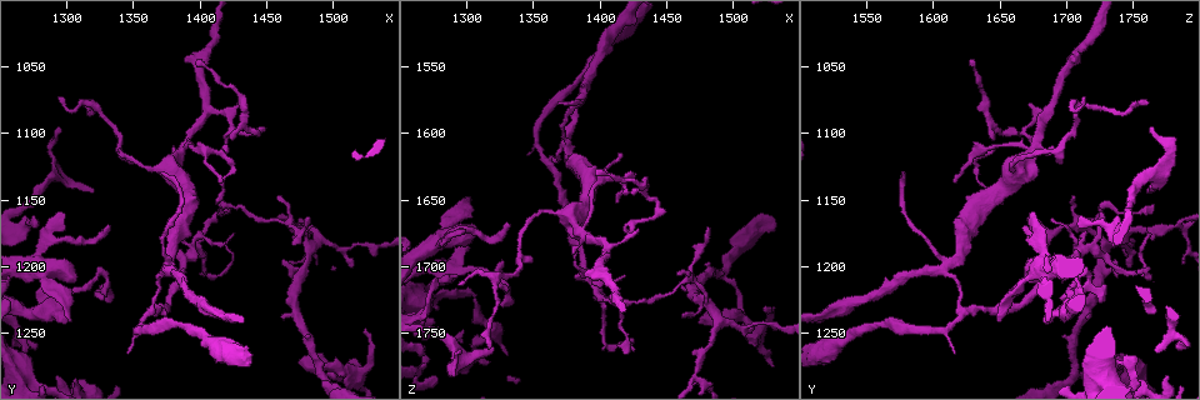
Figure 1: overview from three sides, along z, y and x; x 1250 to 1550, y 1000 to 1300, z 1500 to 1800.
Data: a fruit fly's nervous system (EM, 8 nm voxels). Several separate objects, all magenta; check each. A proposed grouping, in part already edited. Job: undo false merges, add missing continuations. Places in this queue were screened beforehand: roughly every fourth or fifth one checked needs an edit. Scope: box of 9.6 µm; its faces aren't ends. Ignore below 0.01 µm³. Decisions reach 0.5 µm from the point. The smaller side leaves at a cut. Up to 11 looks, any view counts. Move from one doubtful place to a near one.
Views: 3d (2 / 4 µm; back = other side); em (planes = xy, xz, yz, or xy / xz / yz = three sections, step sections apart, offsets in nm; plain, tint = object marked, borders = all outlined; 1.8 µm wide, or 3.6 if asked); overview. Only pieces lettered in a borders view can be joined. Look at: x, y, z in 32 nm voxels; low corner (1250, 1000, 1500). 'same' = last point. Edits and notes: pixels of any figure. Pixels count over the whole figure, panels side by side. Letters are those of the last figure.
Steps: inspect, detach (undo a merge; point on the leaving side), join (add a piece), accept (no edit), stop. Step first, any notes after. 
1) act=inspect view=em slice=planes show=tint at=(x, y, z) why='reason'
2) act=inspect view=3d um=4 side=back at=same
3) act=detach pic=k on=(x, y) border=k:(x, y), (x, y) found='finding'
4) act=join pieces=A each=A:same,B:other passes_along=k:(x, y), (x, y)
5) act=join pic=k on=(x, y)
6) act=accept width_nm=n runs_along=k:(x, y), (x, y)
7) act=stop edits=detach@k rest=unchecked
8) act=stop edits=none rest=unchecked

act=inspect view=3d um=4 side=back at=(1406, 1204, 1756) why='abrupt turn'

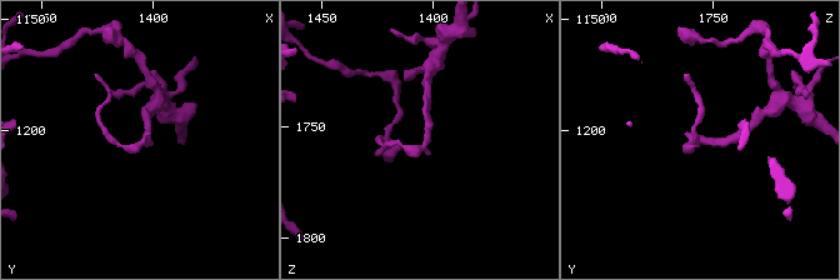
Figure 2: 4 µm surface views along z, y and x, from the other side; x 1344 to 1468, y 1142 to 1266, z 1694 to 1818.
act=inspect view=em slice=xz step=4 show=tint at=(1405, 1204, 1756)

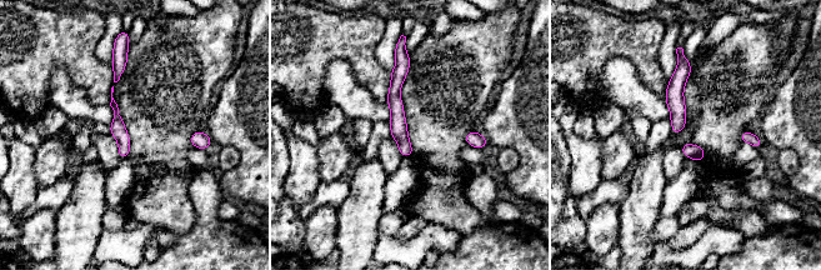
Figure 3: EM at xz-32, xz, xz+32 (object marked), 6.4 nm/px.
act=inspect view=em slice=xz step=4 show=borders at=same

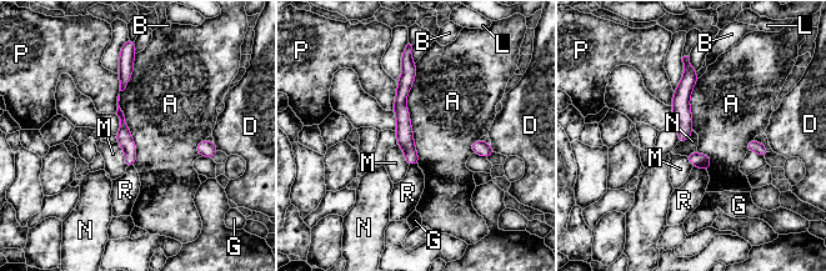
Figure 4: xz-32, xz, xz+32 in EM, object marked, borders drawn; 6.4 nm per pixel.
act=accept each=A:other,B:other,D:other,G:other,L:other,M:other,N:other,P:other,R:other border=4:(414, 64), (406, 110), (419, 164) found='all the same neuron'

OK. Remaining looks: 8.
act=inspect view=em slice=xy step=8 show=tint at=(1506, 1280, 1738) why='sudden change in width'

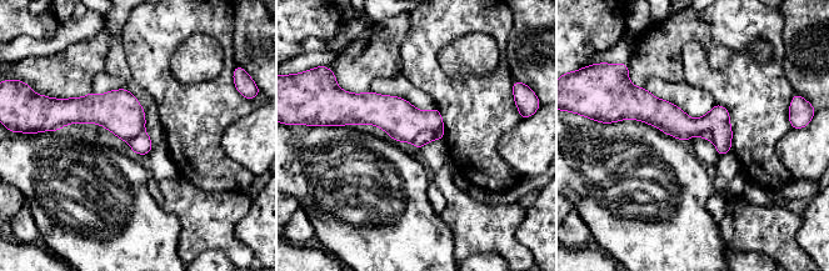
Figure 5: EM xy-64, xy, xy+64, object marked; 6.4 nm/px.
act=inspect view=em slice=planes show=borders at=same

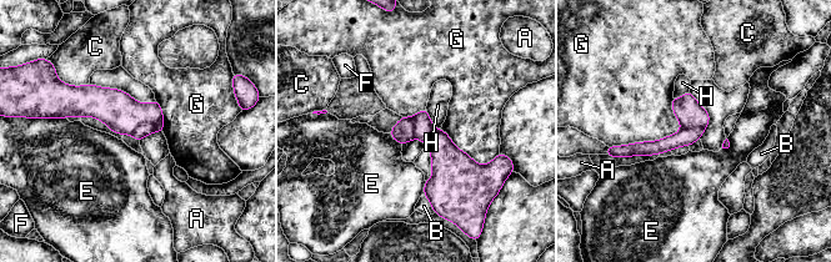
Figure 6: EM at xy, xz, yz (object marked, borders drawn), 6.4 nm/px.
act=detach pic=6 on=(116, 109) each=A:other,B:other,C:other,E:other,F:other,G:other,H:other border=6:(156, 129), (143, 122), (131, 134) found='a second neuron is stuck on'

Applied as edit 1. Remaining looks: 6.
act=inspect view=overview

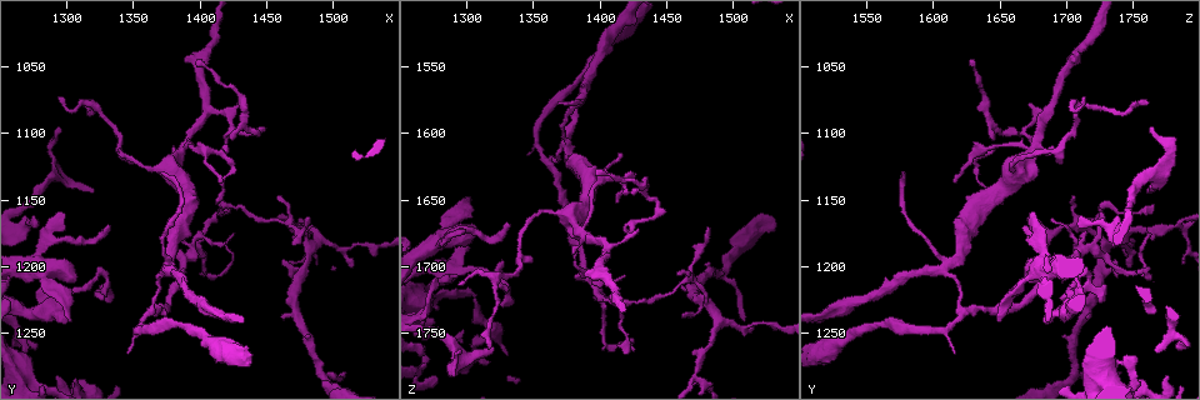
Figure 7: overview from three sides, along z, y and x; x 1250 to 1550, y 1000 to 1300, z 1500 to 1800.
act=inspect view=em slice=planes show=borders at=(1294, 1282, 1774) why='branch stops here'

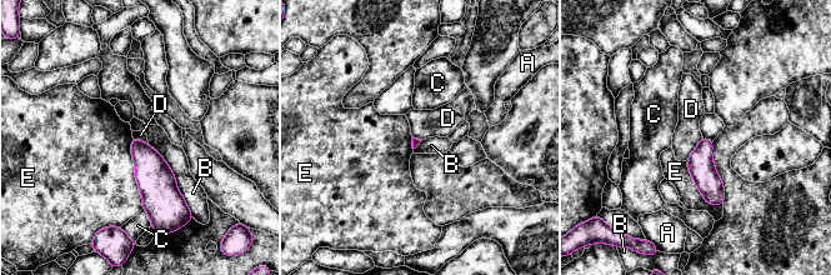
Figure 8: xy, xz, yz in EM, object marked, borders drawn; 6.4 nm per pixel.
act=accept each=A:other,B:other,C:other,D:other,E:other border=8:(702, 138), (687, 158) found='none of them fits'

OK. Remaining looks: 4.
act=inspect view=em slice=planes show=borders at=(1286, 1110, 1780) why='sharp bend'

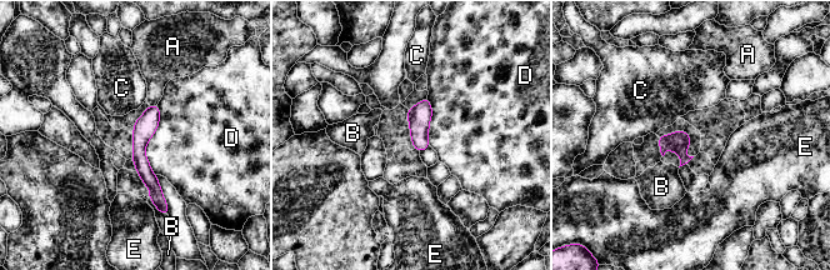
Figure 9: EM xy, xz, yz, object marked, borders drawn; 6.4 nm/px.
act=accept width_nm=140 each=A:other,B:other,C:other,D:other,E:other border=9:(158, 105), (145, 148), (155, 175) found='all the same neuron'

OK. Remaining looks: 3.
act=inspect view=3d um=2 at=(1364, 1232, 1622) why='abrupt turn'

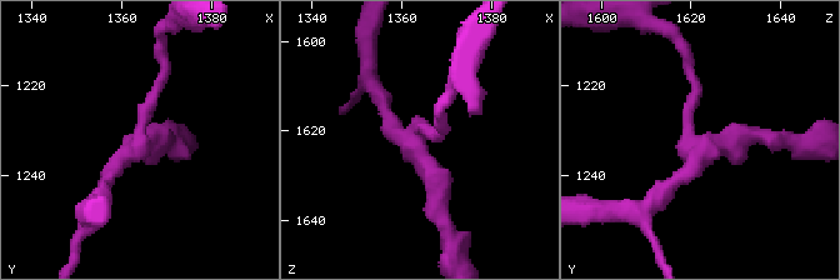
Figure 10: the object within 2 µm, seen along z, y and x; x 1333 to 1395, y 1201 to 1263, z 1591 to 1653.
act=inspect view=em slice=planes show=borders at=(1363, 1233, 1622) arms=3

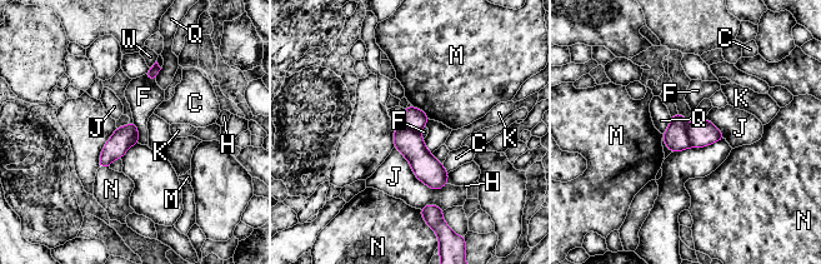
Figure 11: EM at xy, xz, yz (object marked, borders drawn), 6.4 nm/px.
act=detach pic=11 on=(701, 133) width_nm=150 each=C:other,F:other,H:other,J:other,K:other,M:other,N:other,Q:other,W:other part_leaving=11:(398, 130), (440, 184) found='a second neuron is stuck on'

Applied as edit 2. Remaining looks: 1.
act=stop edits=detach@6,detach@11 rest=unchecked

